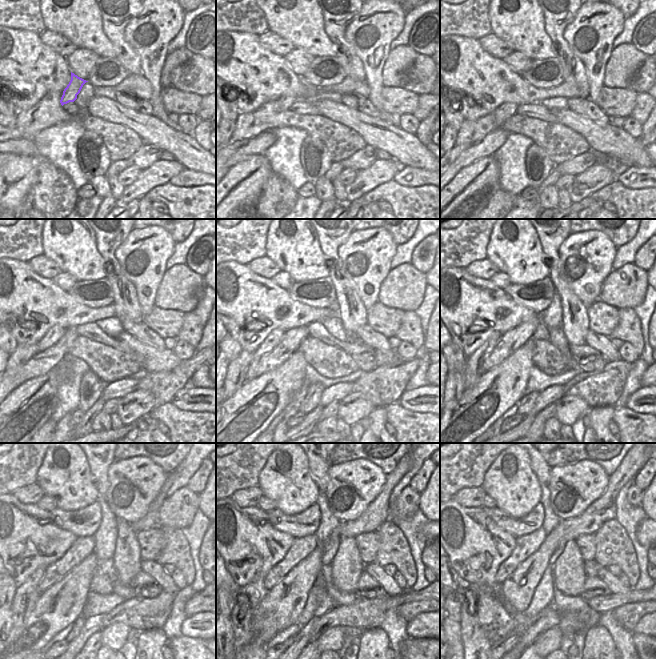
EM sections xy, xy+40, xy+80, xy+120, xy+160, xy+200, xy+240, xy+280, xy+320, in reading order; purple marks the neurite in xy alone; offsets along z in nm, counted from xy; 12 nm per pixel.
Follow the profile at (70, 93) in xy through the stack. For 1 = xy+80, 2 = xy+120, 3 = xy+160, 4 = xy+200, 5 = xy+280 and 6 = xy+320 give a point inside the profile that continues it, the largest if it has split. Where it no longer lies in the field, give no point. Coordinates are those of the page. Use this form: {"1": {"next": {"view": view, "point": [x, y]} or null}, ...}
{"1": {"next": {"view": "xy+80", "point": [507, 109]}}, "2": {"next": {"view": "xy+120", "point": [54, 334]}}, "3": {"next": {"view": "xy+160", "point": [273, 338]}}, "4": {"next": {"view": "xy+200", "point": [488, 346]}}, "5": {"next": {"view": "xy+280", "point": [240, 615]}}, "6": {"next": {"view": "xy+320", "point": [476, 646]}}}

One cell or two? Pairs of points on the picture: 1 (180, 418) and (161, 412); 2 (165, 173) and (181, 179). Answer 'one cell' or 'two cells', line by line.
1: one cell
2: two cells

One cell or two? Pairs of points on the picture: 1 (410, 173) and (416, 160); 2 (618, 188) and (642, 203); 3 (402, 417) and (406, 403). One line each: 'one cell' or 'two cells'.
1: two cells
2: one cell
3: two cells

